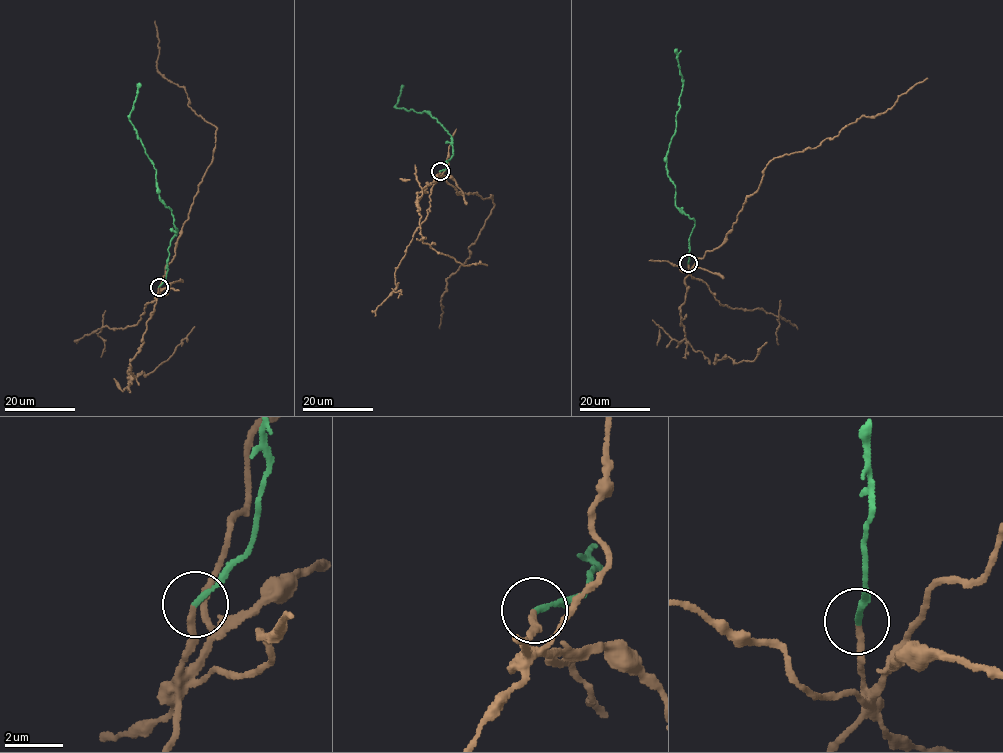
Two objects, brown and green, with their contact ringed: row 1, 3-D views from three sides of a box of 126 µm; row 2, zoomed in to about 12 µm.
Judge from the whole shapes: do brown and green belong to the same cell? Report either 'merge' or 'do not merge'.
do not merge

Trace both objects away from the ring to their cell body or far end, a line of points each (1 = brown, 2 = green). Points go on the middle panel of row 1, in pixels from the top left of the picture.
1: (439, 171), (457, 192), (492, 195), (494, 204), (470, 257), (447, 279), (440, 328)
2: (439, 171), (446, 168), (446, 160), (453, 154), (452, 137), (427, 111), (395, 107), (403, 86)

